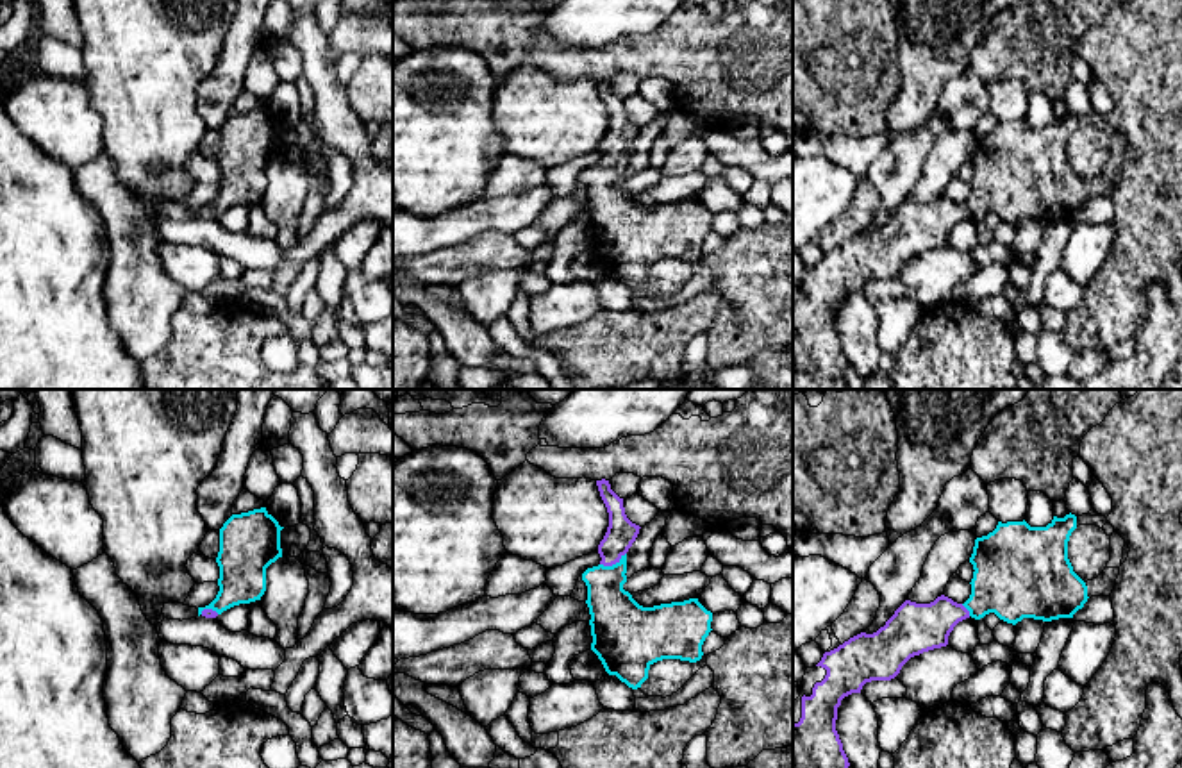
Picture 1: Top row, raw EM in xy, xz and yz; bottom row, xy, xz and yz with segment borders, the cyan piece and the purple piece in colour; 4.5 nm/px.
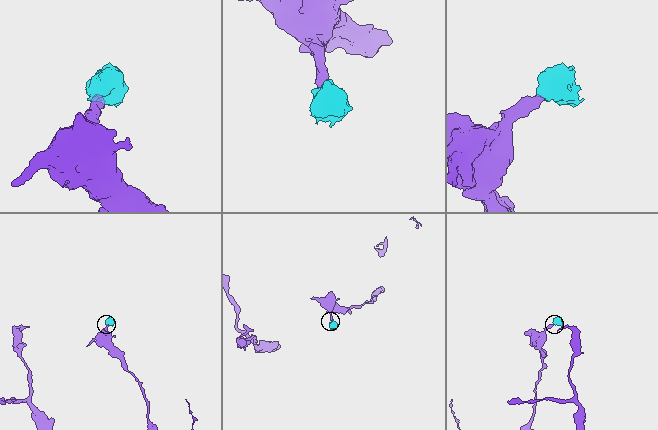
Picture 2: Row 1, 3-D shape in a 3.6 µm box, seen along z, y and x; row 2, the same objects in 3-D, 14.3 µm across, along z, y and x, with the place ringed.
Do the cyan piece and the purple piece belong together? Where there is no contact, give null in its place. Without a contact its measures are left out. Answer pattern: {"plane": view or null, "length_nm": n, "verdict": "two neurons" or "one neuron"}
{"plane": "xz", "length_nm": 130, "verdict": "one neuron"}

